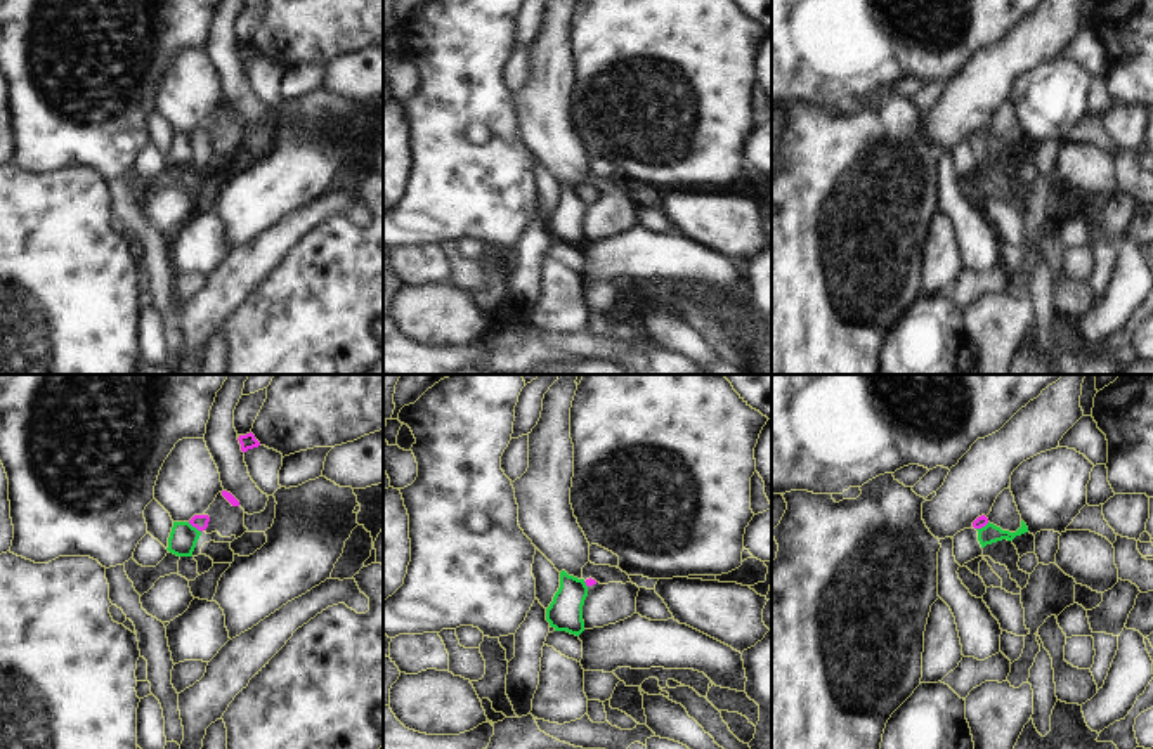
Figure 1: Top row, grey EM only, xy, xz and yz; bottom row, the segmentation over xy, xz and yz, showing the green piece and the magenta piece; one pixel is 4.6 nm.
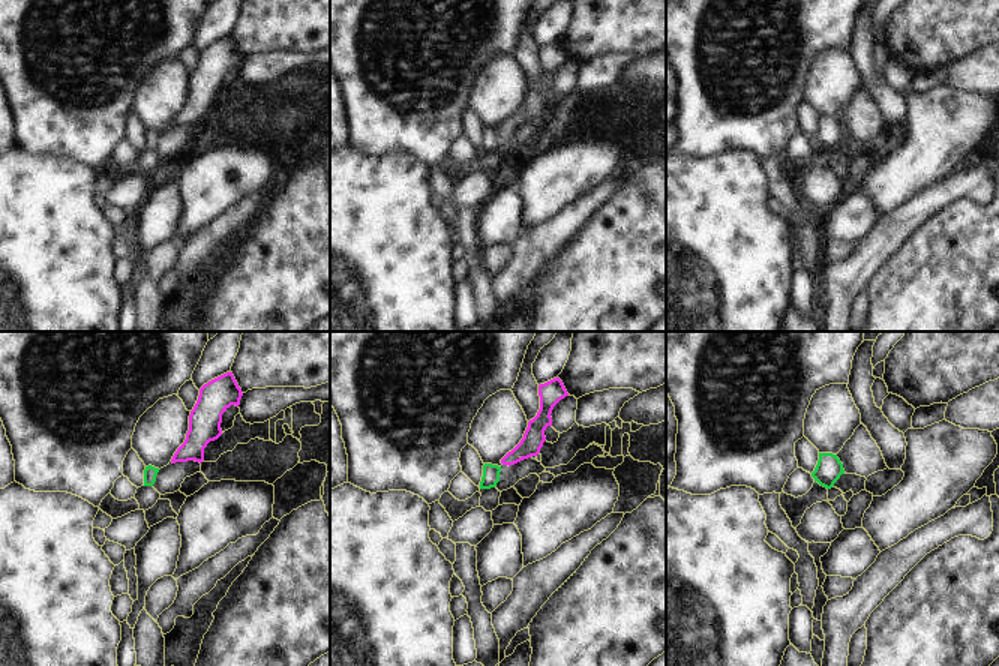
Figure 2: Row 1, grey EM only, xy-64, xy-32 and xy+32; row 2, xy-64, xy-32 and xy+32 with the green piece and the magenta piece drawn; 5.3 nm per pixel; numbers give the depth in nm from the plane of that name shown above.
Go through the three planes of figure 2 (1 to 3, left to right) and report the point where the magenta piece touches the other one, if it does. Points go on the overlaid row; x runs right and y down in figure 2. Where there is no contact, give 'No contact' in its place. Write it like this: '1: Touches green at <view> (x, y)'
1: No contact
2: No contact
3: No contact.

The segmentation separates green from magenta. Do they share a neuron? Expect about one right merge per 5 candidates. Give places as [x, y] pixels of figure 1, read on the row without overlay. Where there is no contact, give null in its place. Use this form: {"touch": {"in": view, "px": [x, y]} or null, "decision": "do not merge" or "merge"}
{"touch": {"in": "xy", "px": [195, 139]}, "decision": "do not merge"}

